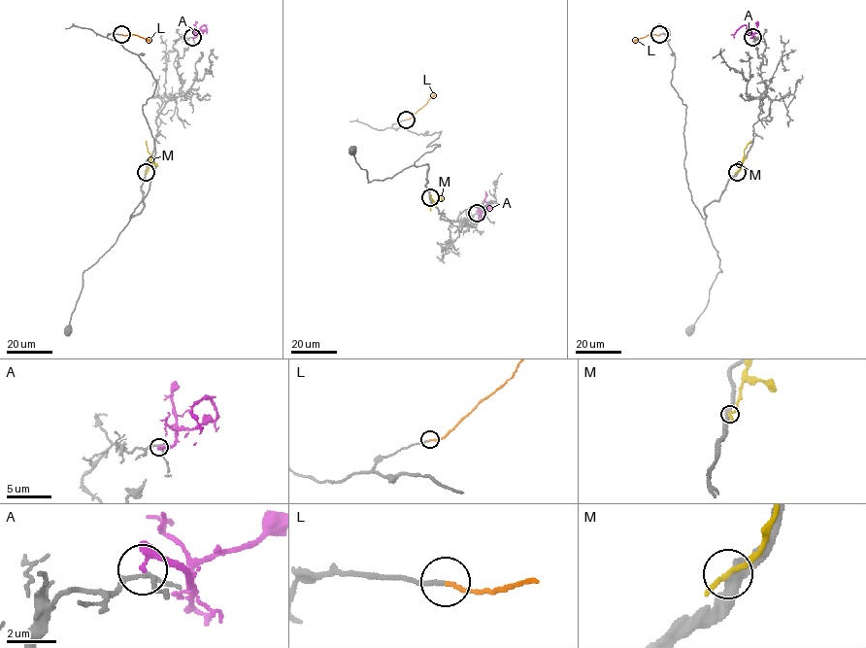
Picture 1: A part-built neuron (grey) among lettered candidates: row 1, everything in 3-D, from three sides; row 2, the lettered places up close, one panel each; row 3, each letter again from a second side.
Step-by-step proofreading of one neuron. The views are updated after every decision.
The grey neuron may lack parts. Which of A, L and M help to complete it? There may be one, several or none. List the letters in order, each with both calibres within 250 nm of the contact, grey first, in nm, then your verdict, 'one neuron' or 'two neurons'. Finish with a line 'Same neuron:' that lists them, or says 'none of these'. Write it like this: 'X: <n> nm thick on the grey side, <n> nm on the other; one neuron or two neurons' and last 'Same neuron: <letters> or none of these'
A: 130 nm thick on the grey side, 300 nm on the other; two neurons
L: 160 nm thick on the grey side, 150 nm on the other; one neuron
M: 380 nm thick on the grey side, 240 nm on the other; two neurons
Same neuron: L

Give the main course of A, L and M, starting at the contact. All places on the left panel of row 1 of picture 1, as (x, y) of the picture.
A: (192, 38), (206, 31), (204, 25), (200, 38)
L: (121, 34), (137, 35), (149, 42)
M: (146, 172), (150, 159), (146, 141)

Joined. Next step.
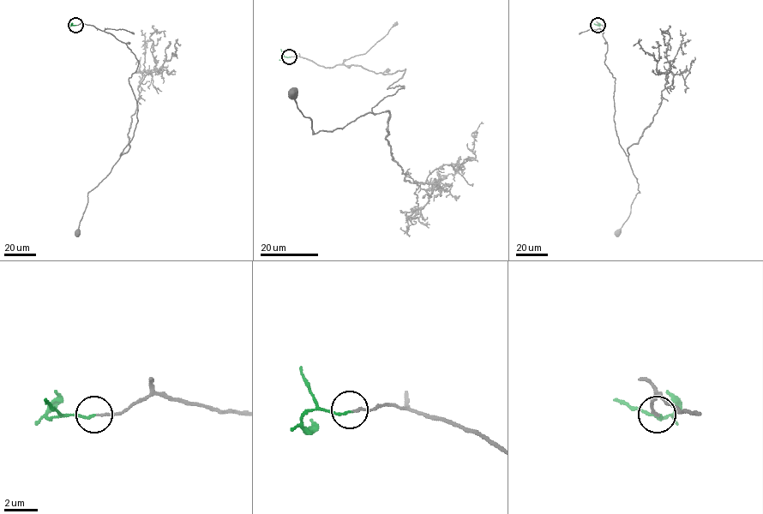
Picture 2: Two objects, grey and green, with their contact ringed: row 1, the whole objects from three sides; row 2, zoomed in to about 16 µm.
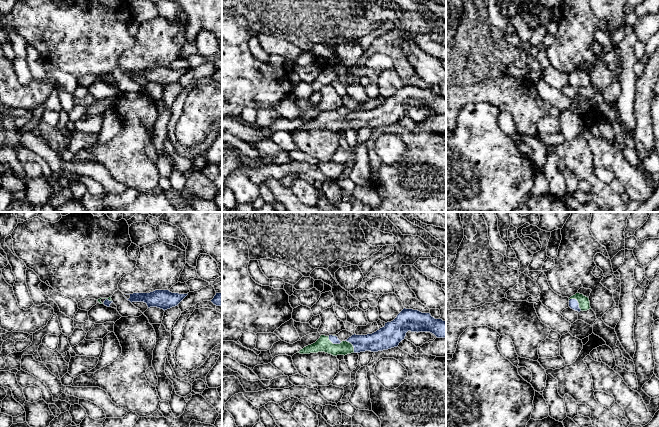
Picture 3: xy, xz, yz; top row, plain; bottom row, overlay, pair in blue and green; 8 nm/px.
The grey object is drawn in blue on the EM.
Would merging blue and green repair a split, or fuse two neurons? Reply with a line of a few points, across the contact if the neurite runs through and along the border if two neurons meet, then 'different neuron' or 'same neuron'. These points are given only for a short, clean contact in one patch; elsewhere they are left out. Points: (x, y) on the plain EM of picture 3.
yz (573, 79), (577, 78), (584, 80) | same neuron

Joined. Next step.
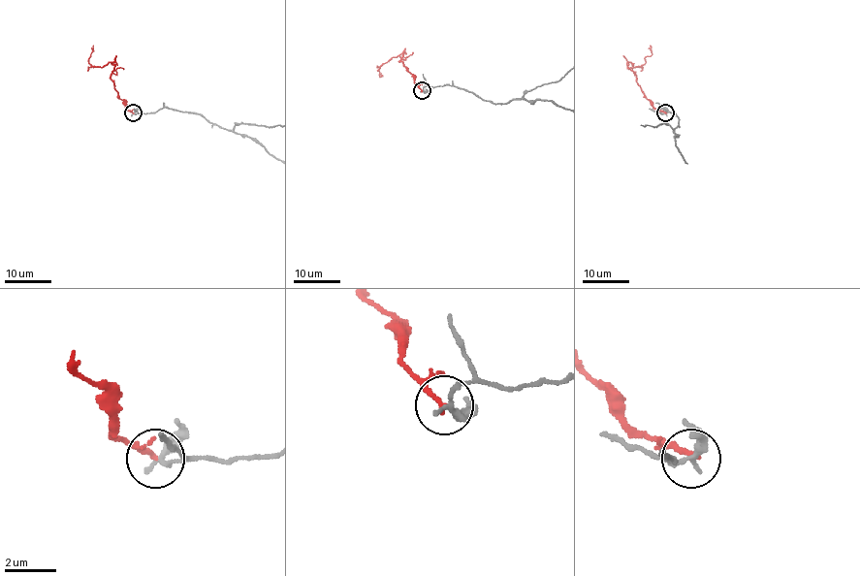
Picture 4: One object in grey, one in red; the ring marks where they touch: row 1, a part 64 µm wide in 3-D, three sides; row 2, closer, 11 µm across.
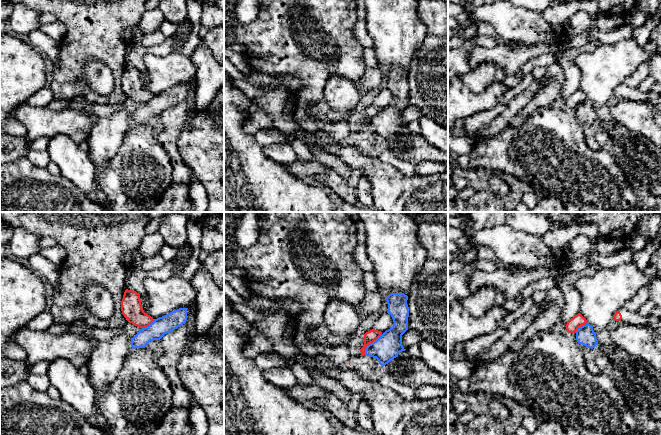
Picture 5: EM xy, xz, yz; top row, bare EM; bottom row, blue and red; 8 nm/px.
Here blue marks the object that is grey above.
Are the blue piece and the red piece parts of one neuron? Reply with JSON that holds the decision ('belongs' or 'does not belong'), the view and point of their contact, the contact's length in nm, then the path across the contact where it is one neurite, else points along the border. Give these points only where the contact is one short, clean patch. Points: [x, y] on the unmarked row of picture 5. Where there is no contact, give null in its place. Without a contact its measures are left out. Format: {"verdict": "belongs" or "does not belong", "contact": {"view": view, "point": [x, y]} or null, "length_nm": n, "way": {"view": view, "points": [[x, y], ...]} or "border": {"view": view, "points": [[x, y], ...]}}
{"verdict": "does not belong", "contact": {"view": "xz", "point": [371, 119]}, "length_nm": 220, "border": {"view": "xz", "points": [[382, 110], [366, 123], [364, 130]]}}

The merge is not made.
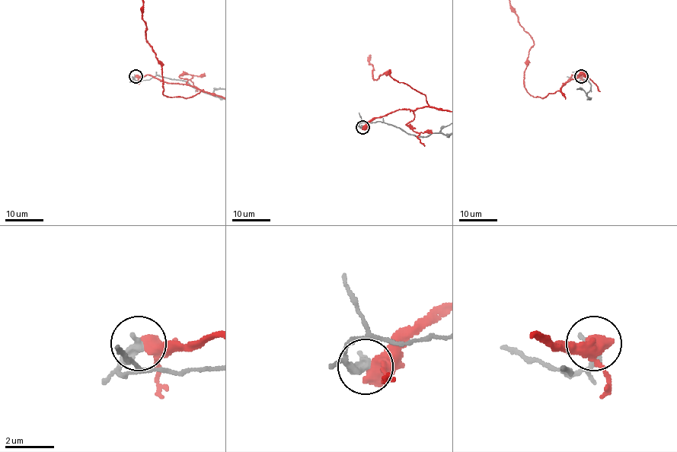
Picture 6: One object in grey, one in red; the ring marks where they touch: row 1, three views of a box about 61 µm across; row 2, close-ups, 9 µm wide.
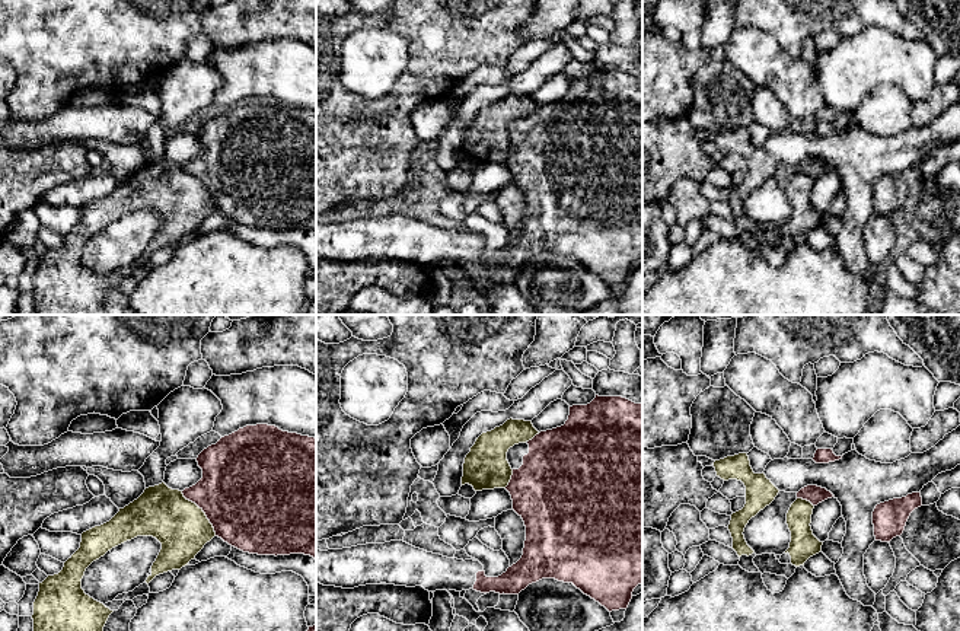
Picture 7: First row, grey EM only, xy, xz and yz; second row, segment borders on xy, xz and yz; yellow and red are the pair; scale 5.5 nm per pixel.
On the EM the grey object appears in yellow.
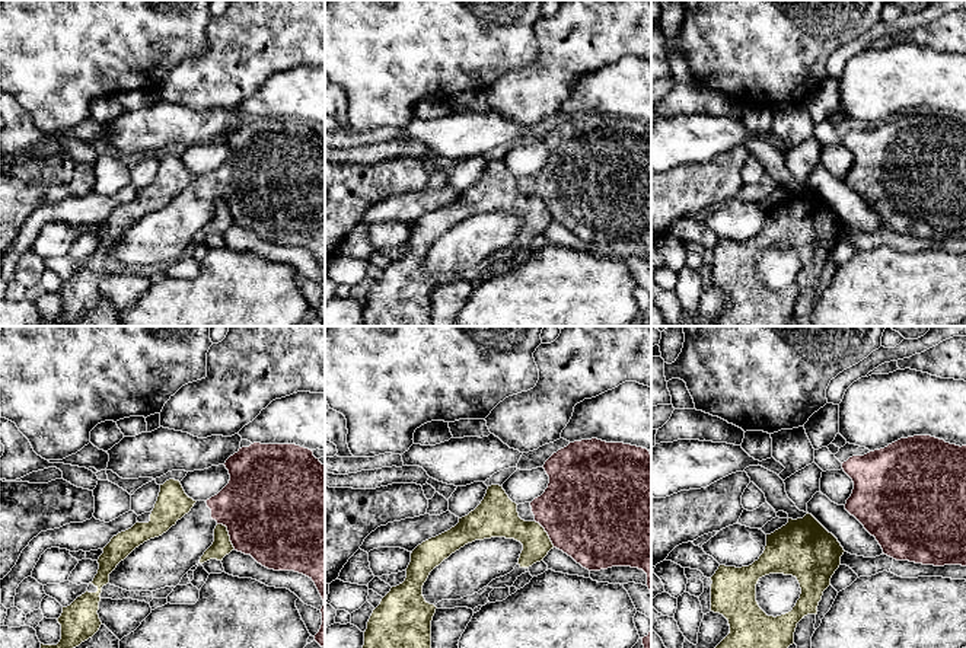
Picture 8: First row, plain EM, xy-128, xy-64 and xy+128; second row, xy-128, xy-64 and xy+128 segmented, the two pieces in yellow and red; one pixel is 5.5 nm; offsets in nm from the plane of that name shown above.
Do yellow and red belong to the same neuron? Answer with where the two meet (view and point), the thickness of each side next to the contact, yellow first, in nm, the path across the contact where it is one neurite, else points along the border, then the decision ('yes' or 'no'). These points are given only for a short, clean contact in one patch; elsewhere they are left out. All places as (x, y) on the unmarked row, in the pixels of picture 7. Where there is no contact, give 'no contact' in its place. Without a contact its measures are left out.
meets yellow in xy at (203, 185); 300 nm thick on the yellow side, 480 nm on the other; border along xy (181, 165), (204, 187), (216, 209); no

